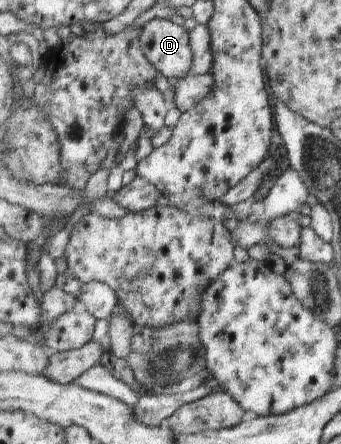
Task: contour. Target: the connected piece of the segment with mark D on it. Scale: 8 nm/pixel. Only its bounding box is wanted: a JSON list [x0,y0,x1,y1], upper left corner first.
[143,19,195,79]

